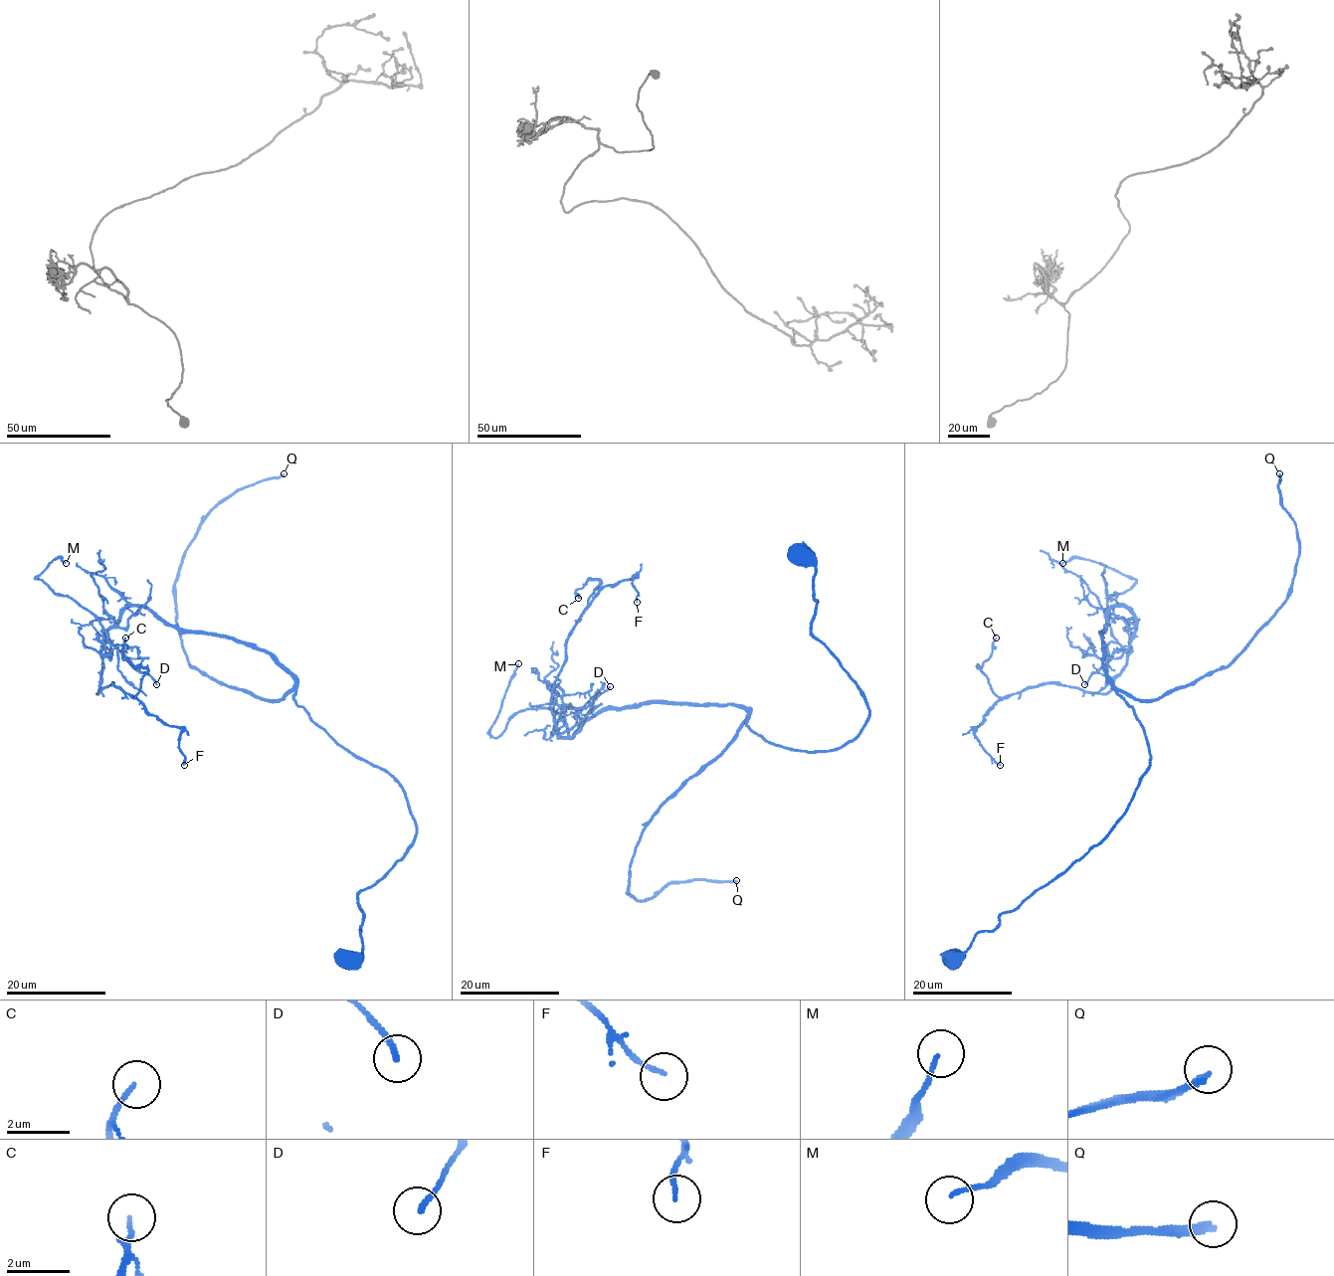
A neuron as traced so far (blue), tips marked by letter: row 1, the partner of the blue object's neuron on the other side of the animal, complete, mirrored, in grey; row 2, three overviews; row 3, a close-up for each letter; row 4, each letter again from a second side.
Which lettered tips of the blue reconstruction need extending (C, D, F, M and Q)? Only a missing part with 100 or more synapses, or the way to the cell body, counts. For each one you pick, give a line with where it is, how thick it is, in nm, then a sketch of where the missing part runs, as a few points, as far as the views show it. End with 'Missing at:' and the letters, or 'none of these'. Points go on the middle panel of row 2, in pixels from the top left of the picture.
Q: at (736, 880); 220 nm thick
Missing at: Q

